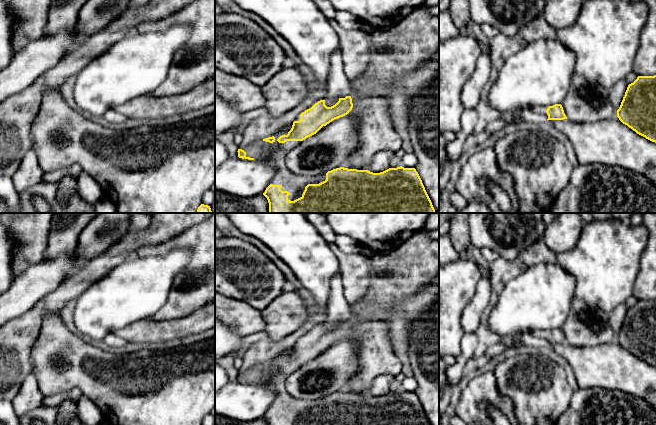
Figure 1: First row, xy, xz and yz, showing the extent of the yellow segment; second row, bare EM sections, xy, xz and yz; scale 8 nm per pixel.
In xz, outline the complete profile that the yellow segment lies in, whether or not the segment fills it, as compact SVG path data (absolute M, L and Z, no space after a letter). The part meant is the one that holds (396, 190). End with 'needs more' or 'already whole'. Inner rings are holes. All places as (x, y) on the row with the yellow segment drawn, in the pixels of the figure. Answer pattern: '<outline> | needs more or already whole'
M282 165L277 168L274 177L270 181L269 186L266 188L263 195L268 200L269 213L436 213L416 169L404 168L402 166L397 168L389 168L380 173L373 173L368 170L357 170L340 167L316 176L298 176L293 174Z | needs more

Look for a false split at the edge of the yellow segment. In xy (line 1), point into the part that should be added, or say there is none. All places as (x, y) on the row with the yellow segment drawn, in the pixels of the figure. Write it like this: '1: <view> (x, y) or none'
1: none

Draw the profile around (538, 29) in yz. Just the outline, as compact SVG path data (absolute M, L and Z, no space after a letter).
M543 13L539 14L530 23L523 26L518 33L527 44L538 40L557 39L557 30L545 19Z

